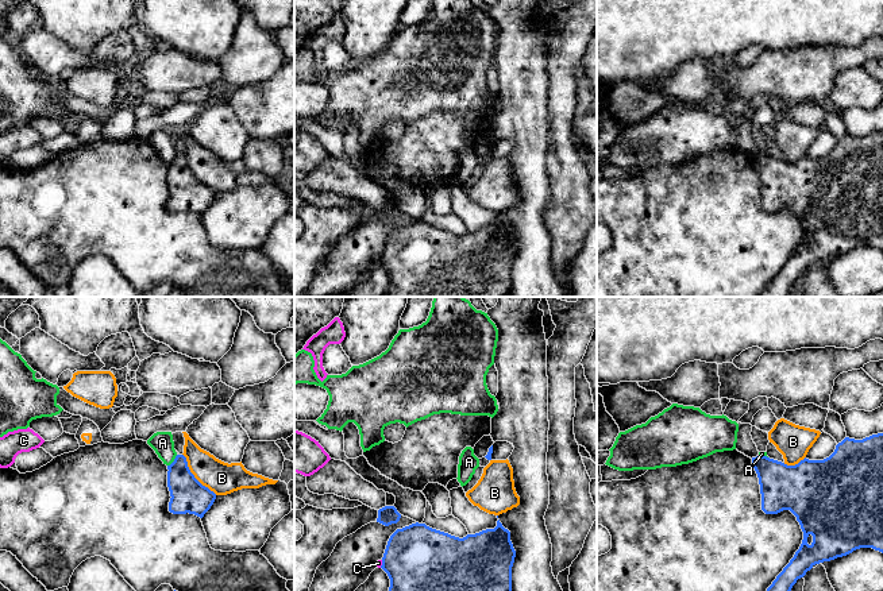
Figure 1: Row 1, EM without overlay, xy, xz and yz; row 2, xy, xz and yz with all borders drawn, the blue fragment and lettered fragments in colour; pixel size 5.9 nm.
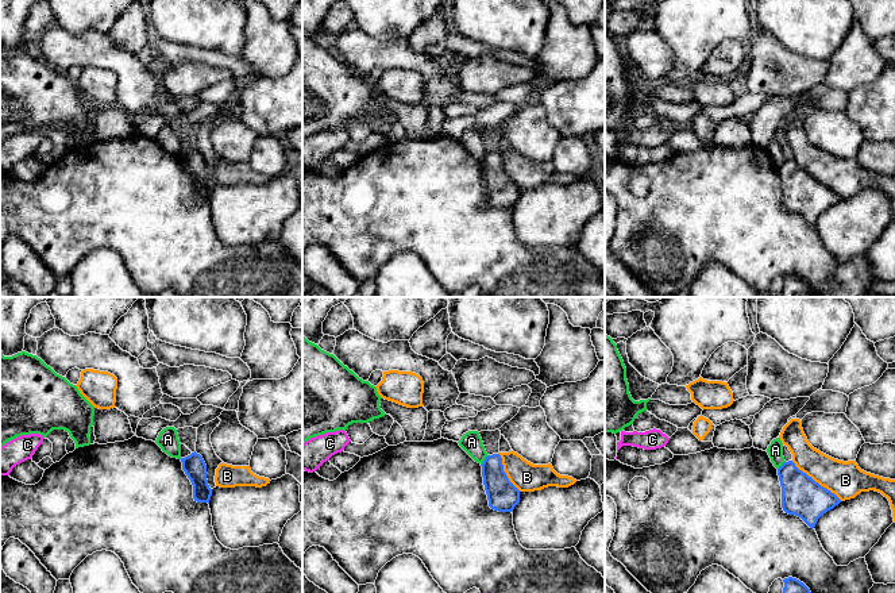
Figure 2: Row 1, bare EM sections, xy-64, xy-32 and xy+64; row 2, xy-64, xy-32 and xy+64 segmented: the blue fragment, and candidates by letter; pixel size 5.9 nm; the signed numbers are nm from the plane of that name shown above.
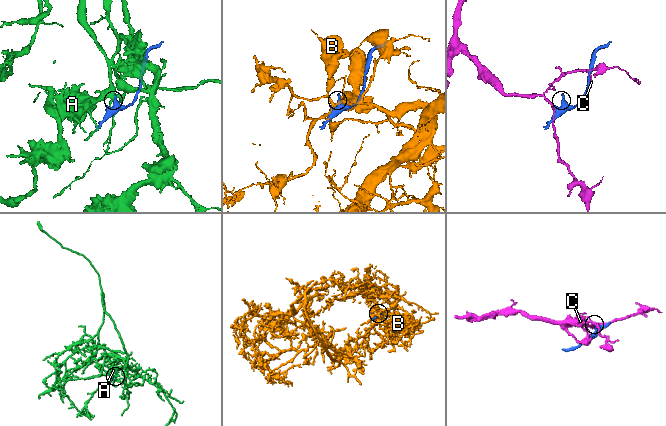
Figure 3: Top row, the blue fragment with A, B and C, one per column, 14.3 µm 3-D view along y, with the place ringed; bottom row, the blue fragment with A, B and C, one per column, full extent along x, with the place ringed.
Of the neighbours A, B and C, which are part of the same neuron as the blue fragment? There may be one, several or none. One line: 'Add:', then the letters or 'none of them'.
Add: none of them

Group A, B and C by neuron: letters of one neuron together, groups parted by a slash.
A / B / C

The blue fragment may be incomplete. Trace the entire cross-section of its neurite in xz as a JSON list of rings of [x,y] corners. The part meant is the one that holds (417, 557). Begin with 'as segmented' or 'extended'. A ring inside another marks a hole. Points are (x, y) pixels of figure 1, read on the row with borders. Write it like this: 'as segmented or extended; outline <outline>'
as segmented; outline [[[500,519],[494,529],[463,538],[416,522],[390,536],[381,568],[390,579],[389,591],[512,591],[514,557],[510,532]]]

